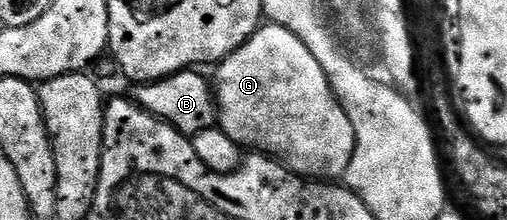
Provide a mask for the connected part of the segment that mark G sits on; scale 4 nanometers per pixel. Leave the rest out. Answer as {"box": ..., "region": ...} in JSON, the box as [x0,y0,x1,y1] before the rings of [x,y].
{"box":[212,24,354,180],"region":[[[273,24],[259,25],[258,31],[241,48],[232,51],[227,58],[223,58],[221,62],[217,63],[215,70],[218,71],[212,74],[212,85],[218,100],[218,126],[233,142],[238,143],[243,148],[254,146],[250,148],[281,160],[294,173],[303,175],[311,180],[338,180],[345,175],[354,151],[354,129],[344,112],[344,108],[338,103],[332,88],[328,84],[328,76],[324,72],[324,68],[320,68],[320,60],[316,60],[316,56],[312,56],[312,52],[308,52],[308,48],[304,48],[304,40],[300,40],[300,36],[288,32],[288,28],[283,26],[275,26]]]}

